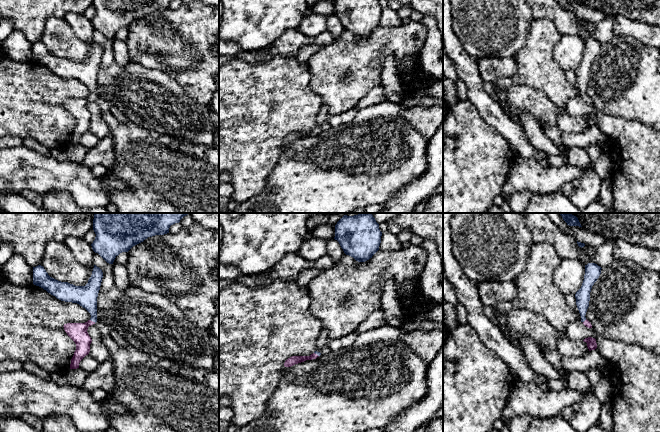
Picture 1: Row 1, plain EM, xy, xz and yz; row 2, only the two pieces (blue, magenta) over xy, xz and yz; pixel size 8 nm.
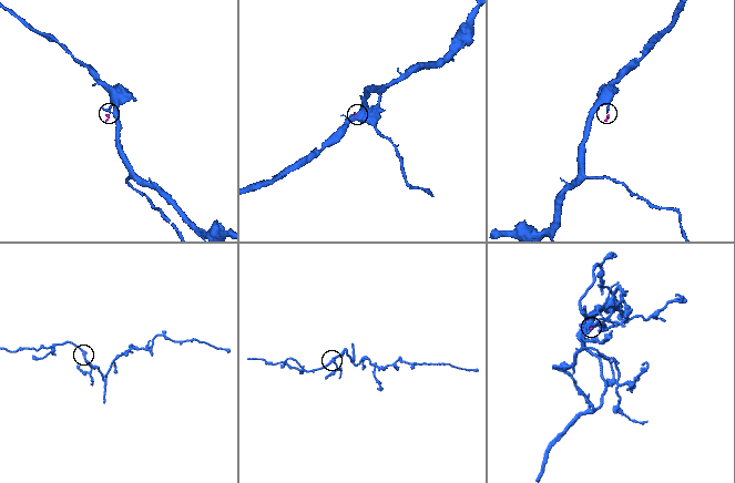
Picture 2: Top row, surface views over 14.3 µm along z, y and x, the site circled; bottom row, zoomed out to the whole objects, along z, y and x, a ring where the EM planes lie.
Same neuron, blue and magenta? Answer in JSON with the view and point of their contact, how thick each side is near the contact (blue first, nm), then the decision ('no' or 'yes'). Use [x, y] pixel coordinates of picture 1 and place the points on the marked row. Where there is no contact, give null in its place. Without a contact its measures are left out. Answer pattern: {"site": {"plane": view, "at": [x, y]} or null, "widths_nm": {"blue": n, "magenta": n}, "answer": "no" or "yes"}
{"site": {"plane": "xy", "at": [93, 321]}, "widths_nm": {"blue": 180, "magenta": 150}, "answer": "yes"}

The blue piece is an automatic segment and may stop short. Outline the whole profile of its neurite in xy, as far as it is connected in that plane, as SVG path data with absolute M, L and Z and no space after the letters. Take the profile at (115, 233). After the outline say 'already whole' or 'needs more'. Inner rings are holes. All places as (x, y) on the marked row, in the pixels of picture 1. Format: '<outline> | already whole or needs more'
M94 213L93 230L96 234L91 244L107 263L113 264L115 258L122 252L128 252L133 246L143 242L148 237L169 233L169 228L191 213Z | already whole

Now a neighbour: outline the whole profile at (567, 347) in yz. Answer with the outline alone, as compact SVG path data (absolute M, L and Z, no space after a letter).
M562 335L557 341L557 349L562 357L578 358L590 351L584 341L574 341L567 335Z

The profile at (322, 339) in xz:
M325 327L322 328L318 339L315 344L315 351L320 352L324 346L326 346L327 340L329 339L328 333Z

